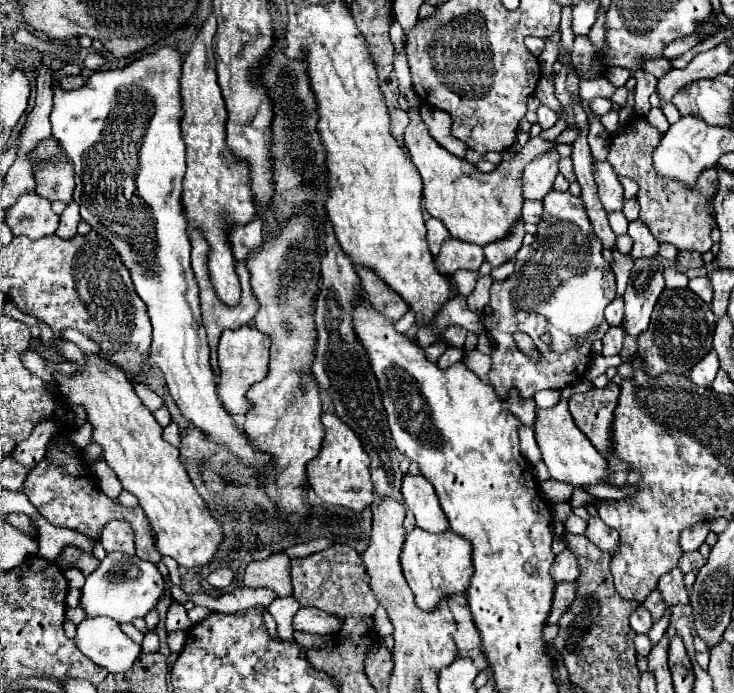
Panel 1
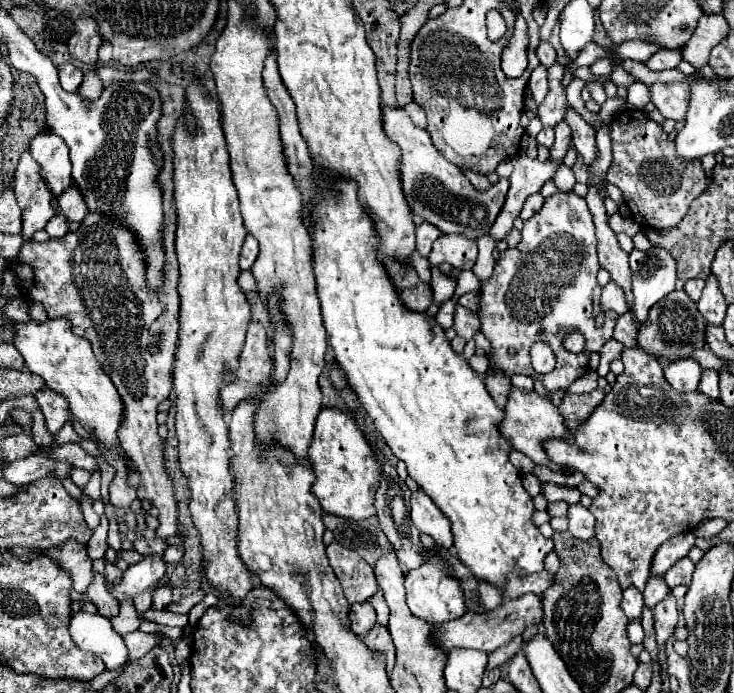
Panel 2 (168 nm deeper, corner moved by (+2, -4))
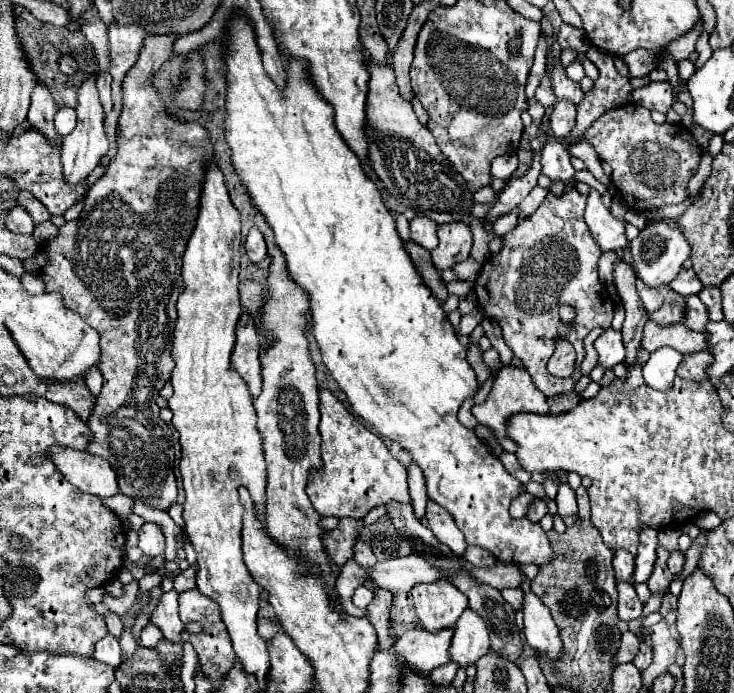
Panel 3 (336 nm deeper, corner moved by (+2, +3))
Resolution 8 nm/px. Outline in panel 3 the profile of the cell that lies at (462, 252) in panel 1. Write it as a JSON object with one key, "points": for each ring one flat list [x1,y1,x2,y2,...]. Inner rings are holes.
{"points":[[464,222,440,224,438,240,440,240,440,244,430,252,432,264,438,268,438,272,442,272,470,256,472,232]]}

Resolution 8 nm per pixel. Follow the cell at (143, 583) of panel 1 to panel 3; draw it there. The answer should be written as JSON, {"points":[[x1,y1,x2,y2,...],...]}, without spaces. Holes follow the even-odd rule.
{"points":[[144,522,138,534,140,534,138,548,144,552,144,556,148,560,154,560,156,556,164,554,164,534,160,532,160,528,156,524]]}

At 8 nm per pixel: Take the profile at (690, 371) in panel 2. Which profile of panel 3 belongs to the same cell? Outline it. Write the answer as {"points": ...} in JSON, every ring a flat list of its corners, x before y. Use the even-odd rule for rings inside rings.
{"points":[[658,348,656,352,652,352,650,360,644,364,646,384,660,392,666,392,668,388,672,388,680,360,682,360,682,354,672,348]]}

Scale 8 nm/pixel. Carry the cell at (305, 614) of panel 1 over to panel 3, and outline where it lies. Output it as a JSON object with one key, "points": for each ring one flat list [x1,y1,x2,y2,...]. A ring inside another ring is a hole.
{"points":[[360,586,360,588,356,588,356,592,354,592,354,596,352,596,352,602,354,602,354,606,358,606,358,608,366,608,366,606,372,602,372,598,374,598,374,594,372,594,368,588]]}

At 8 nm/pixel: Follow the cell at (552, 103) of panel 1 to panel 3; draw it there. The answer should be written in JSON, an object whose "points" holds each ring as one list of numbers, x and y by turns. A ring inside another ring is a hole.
{"points":[[566,100,556,102,554,112,550,114,552,134,556,138,566,138,568,132,574,128,574,124,576,124,576,106,566,102]]}

